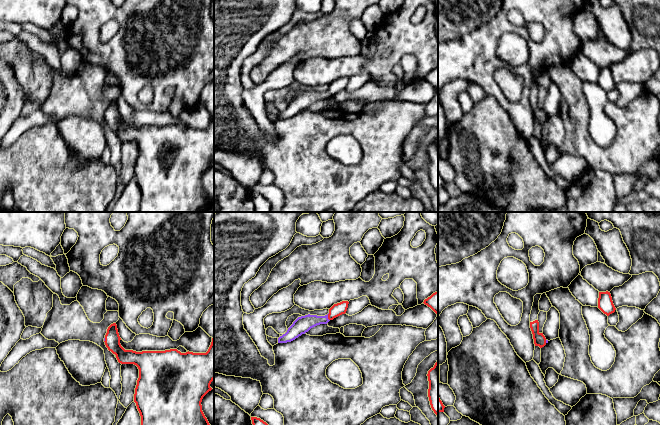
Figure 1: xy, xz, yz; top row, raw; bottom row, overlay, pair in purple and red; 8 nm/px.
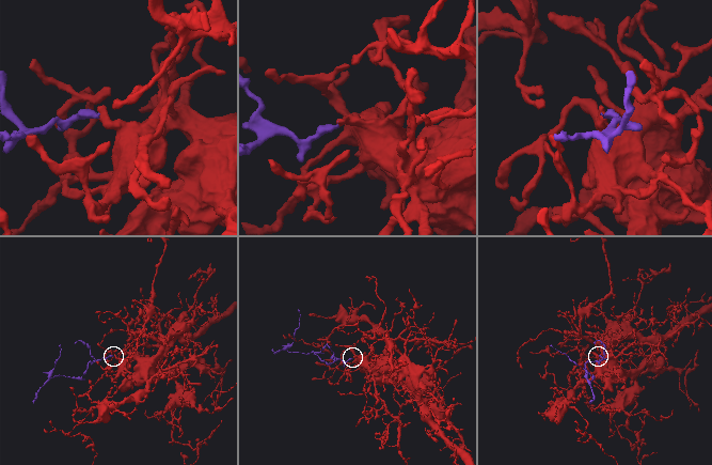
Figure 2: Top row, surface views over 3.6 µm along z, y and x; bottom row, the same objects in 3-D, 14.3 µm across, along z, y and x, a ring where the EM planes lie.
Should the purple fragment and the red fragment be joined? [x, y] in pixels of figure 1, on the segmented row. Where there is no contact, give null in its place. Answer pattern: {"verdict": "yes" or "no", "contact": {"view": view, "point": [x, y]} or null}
{"verdict": "yes", "contact": {"view": "xz", "point": [327, 317]}}

